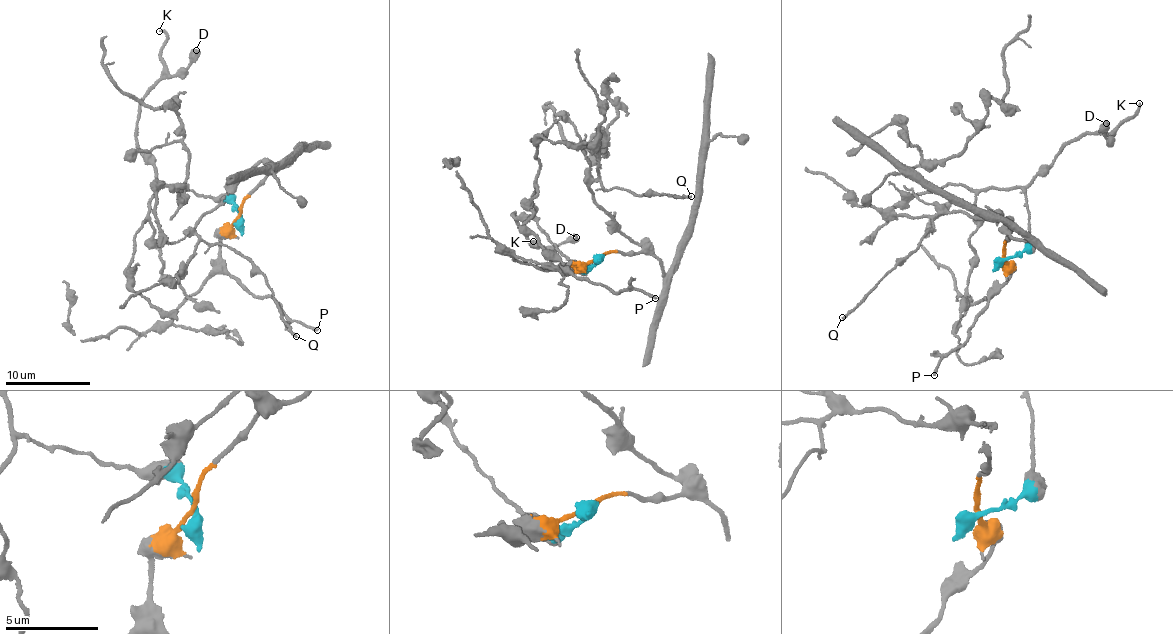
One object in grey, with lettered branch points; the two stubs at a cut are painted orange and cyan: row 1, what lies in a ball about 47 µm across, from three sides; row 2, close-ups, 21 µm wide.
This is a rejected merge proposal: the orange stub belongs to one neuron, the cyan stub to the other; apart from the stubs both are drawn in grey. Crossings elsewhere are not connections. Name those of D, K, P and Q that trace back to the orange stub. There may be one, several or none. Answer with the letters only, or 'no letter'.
P, Q

